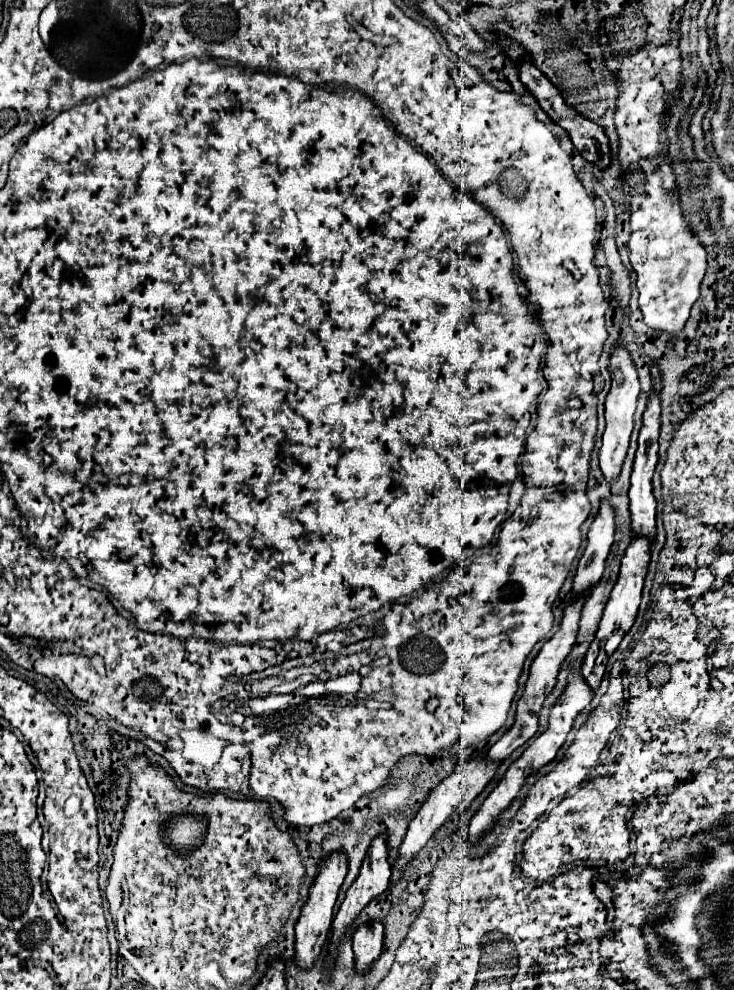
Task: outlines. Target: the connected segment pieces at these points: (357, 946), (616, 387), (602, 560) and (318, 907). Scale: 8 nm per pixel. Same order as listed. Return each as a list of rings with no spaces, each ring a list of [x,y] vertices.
[[[380,921],[370,925],[360,925],[352,935],[352,947],[356,953],[356,969],[366,971],[372,961],[380,957],[384,941],[384,927]]]
[[[620,345],[610,353],[608,371],[612,377],[612,389],[606,395],[606,431],[604,431],[602,447],[600,447],[600,469],[606,481],[614,481],[622,469],[622,463],[628,451],[630,433],[632,433],[632,417],[636,411],[636,399],[640,393],[640,381],[638,381],[638,373],[636,373],[630,353]]]
[[[602,499],[600,511],[588,531],[588,545],[578,561],[572,595],[586,593],[590,591],[588,587],[600,581],[612,543],[614,543],[614,507],[606,499]]]
[[[334,851],[334,855],[328,855],[326,859],[322,859],[322,863],[318,863],[318,875],[314,877],[308,901],[302,907],[302,913],[296,923],[296,961],[300,967],[312,967],[312,963],[318,959],[322,951],[322,945],[326,943],[326,935],[334,919],[332,907],[336,903],[338,889],[346,877],[346,871],[348,871],[348,859],[344,851]]]

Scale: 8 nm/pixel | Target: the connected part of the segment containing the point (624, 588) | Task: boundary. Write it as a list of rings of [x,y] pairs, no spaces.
[[[632,535],[632,541],[630,541],[630,545],[628,545],[628,549],[626,549],[626,553],[622,557],[620,577],[618,577],[618,581],[616,581],[616,585],[612,589],[612,595],[608,599],[608,605],[604,609],[596,639],[590,645],[588,655],[584,657],[584,663],[582,663],[582,669],[580,669],[584,679],[588,681],[588,685],[592,689],[598,689],[598,685],[602,681],[602,675],[604,675],[604,669],[606,669],[608,657],[616,651],[616,647],[620,645],[624,635],[630,631],[630,627],[632,627],[632,623],[636,619],[636,611],[638,611],[638,605],[640,605],[642,587],[644,587],[644,577],[646,577],[648,563],[650,563],[650,551],[652,551],[652,541],[650,539],[646,539],[642,535]]]

